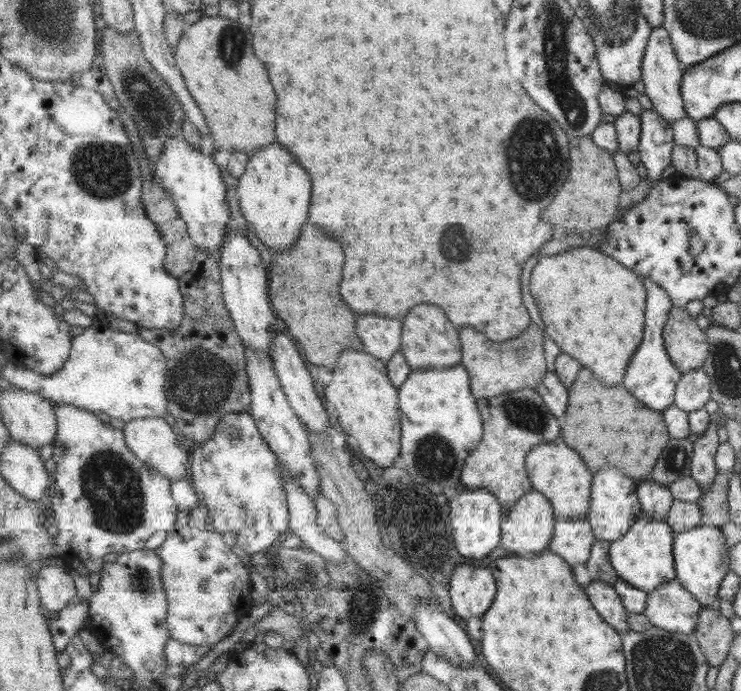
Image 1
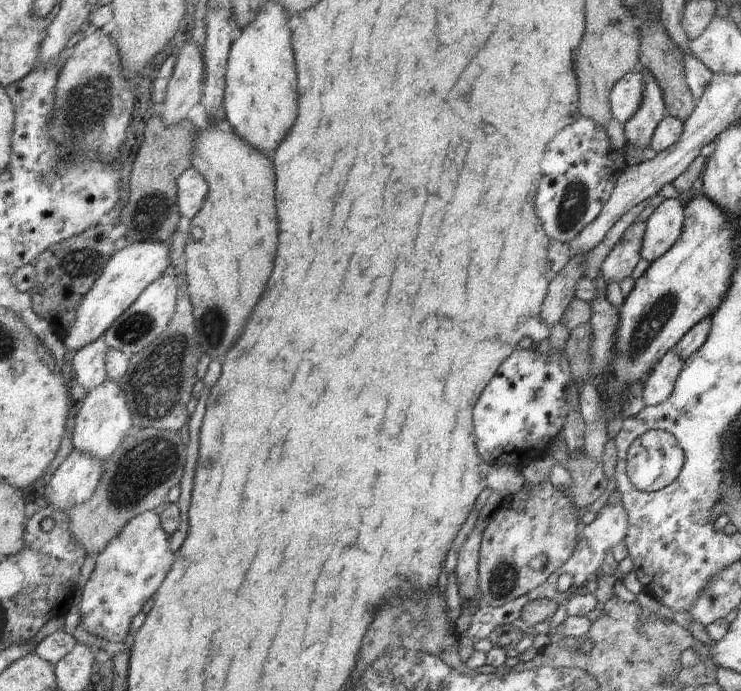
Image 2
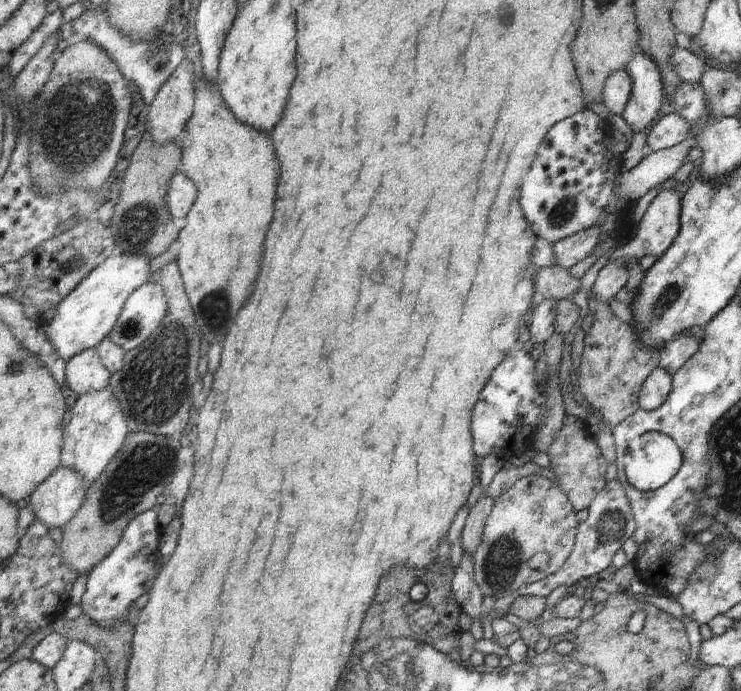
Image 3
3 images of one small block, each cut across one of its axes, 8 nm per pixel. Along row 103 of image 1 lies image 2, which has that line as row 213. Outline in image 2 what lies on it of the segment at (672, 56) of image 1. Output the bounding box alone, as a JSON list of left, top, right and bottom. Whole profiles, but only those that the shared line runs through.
[640,199,685,262]

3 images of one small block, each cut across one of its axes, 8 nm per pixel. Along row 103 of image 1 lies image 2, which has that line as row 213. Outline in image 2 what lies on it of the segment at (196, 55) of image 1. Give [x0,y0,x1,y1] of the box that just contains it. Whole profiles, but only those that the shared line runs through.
[184,118,280,358]

